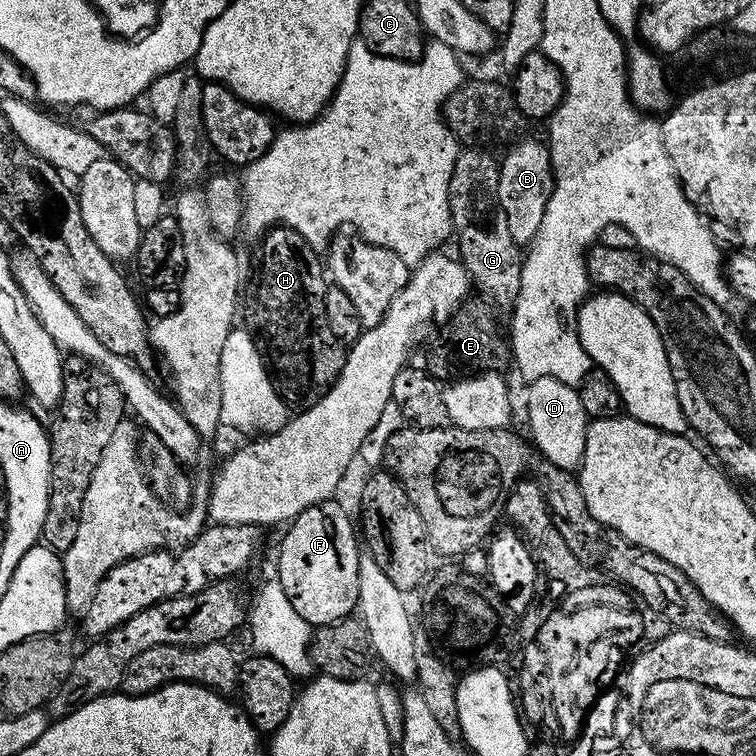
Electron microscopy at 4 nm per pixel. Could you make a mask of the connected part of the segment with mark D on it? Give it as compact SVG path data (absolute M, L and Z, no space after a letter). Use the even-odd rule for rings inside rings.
M549 376L531 381L527 388L528 424L532 427L530 440L536 451L554 466L579 469L586 446L586 430L590 423L590 417L582 410L579 391L573 385L558 382L558 378Z

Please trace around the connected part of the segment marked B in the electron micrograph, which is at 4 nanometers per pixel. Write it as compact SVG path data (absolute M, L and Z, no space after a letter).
M521 138L511 145L504 160L499 161L498 202L506 214L506 226L510 226L510 238L521 246L532 243L538 226L542 226L542 214L546 214L546 202L552 193L552 159L548 153L549 145L540 140Z

